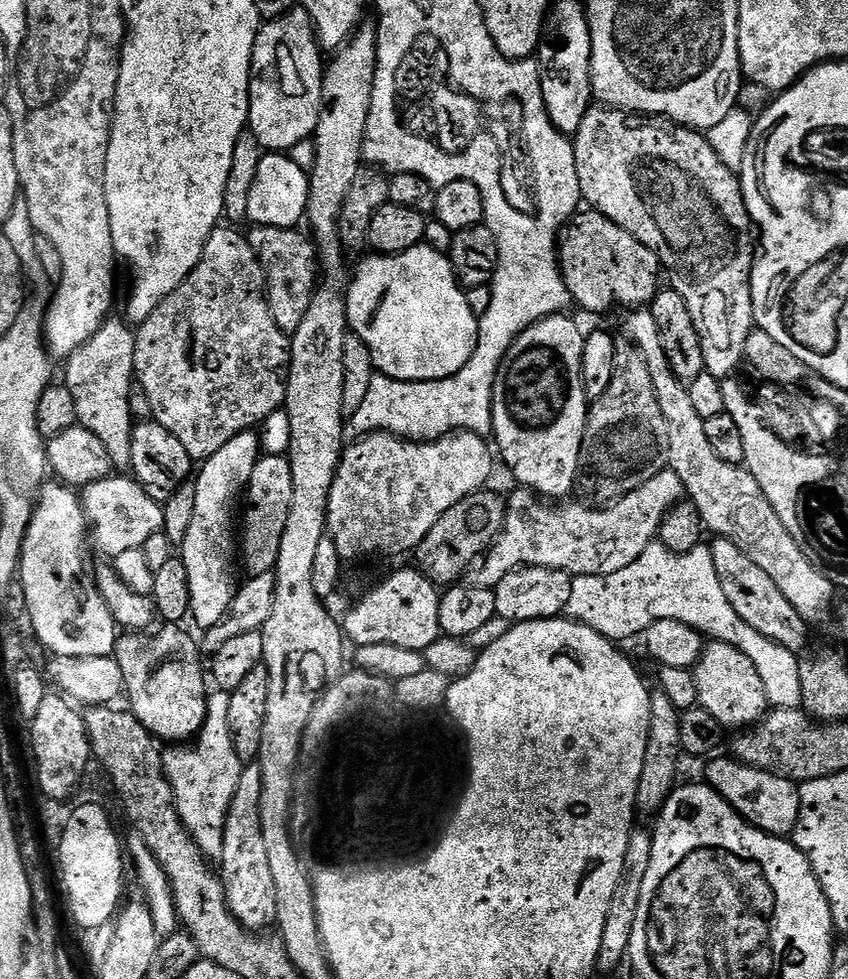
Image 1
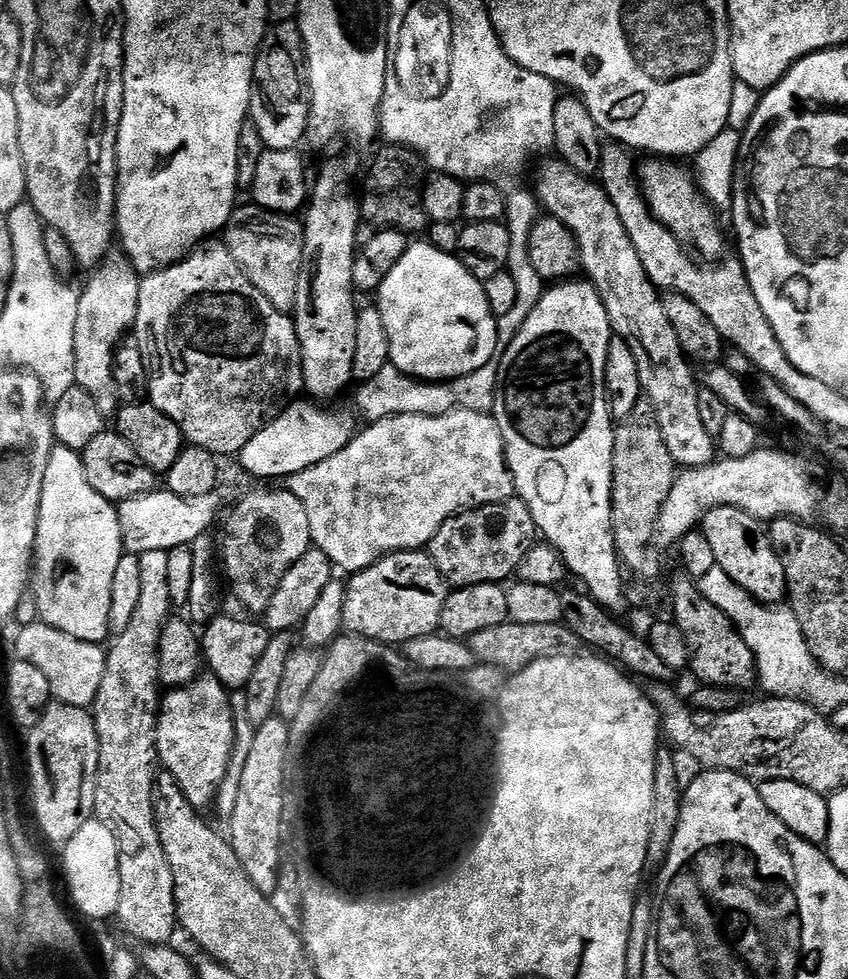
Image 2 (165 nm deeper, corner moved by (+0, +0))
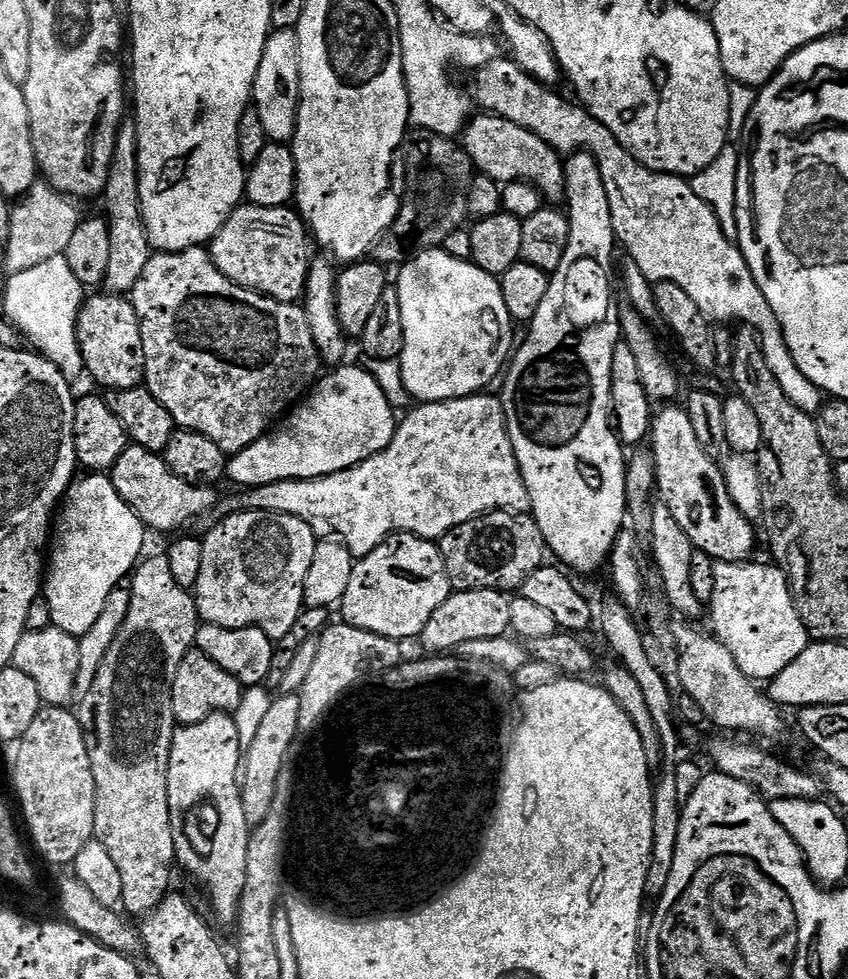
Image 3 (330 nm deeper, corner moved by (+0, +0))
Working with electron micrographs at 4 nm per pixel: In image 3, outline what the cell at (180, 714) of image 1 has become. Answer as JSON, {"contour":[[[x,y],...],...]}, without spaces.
{"contour":[[[215,712],[197,724],[177,727],[172,736],[168,767],[168,805],[179,867],[184,867],[208,891],[208,900],[220,920],[235,921],[246,886],[246,854],[250,826],[242,810],[240,779],[242,776],[242,740],[240,728],[226,712]]]}

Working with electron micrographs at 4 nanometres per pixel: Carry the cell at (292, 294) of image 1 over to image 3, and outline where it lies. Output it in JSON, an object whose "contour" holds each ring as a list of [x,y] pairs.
{"contour":[[[245,203],[233,212],[232,217],[222,226],[222,230],[218,230],[218,234],[210,241],[210,251],[218,270],[222,270],[222,274],[238,286],[260,292],[279,304],[295,304],[304,295],[308,277],[308,240],[310,244],[310,233],[301,220],[299,211],[288,206],[259,208],[257,204]]]}

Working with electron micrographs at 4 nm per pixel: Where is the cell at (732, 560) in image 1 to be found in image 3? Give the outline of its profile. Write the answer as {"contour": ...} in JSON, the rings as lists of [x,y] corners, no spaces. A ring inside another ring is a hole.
{"contour":[[[664,406],[653,415],[650,429],[650,451],[656,463],[656,487],[659,499],[674,514],[674,519],[686,534],[697,552],[704,552],[721,564],[742,564],[756,548],[753,521],[744,517],[730,498],[724,481],[724,469],[698,442],[694,422],[690,422],[687,407]],[[684,495],[696,496],[696,509],[688,505]]]}

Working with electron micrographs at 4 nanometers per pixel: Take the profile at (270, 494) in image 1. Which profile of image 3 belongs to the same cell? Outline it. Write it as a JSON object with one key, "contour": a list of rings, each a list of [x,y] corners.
{"contour":[[[237,510],[220,519],[202,536],[202,571],[194,589],[199,619],[227,628],[261,628],[278,642],[306,607],[306,574],[318,537],[302,518],[281,512]]]}

